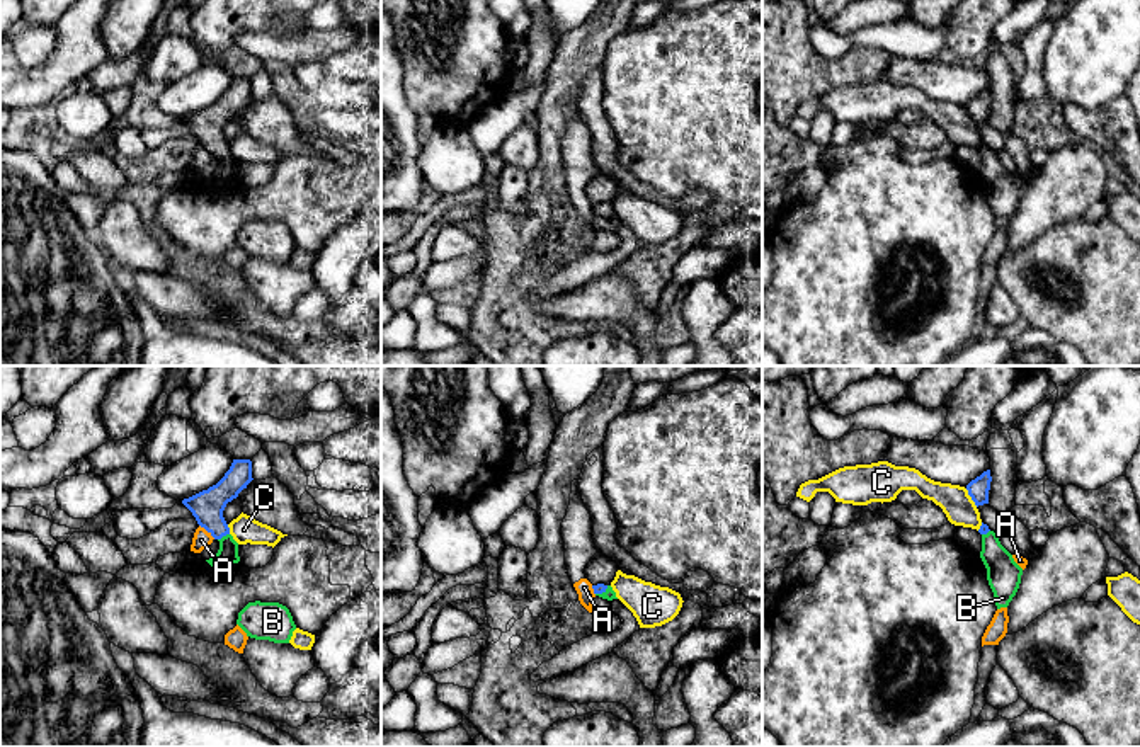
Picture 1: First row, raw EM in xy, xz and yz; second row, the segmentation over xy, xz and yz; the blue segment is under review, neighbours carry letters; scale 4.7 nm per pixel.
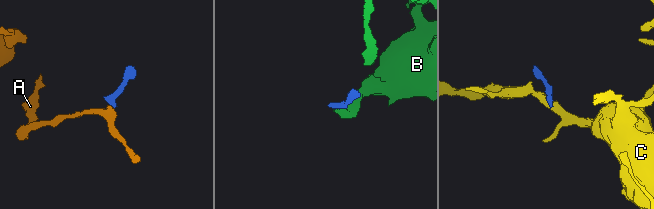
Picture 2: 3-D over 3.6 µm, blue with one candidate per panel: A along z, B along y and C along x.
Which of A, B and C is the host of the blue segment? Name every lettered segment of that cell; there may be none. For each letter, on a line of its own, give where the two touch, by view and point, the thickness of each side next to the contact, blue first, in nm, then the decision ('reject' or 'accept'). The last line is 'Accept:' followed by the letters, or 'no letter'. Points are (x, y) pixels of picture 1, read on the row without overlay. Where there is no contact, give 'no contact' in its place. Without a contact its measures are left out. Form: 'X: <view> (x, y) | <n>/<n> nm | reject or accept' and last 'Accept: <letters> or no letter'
A: xy (208, 150) | 150/90 nm | reject
B: xy (223, 153) | 150/100 nm | accept
C: yz (970, 114) | 100/150 nm | reject
Accept: B

